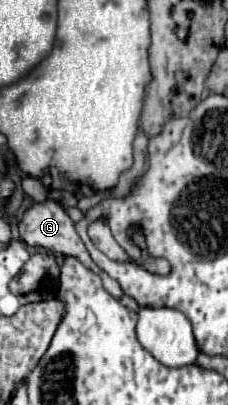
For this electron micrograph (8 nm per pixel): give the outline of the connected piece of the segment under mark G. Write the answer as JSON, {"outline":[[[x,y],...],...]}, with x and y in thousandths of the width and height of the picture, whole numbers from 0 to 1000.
{"outline":[[[202,494],[202,499],[149,504],[132,519],[105,523],[105,538],[88,543],[88,588],[96,588],[123,607],[158,607],[158,612],[193,612],[193,617],[211,617],[211,622],[254,622],[254,627],[298,627],[298,632],[342,637],[386,667],[404,667],[412,677],[430,677],[430,681],[447,686],[465,721],[482,721],[500,736],[526,736],[526,731],[544,726],[535,711],[526,711],[526,701],[518,701],[500,686],[482,686],[447,662],[430,662],[430,657],[412,652],[412,642],[395,637],[395,627],[386,627],[386,617],[377,617],[368,598],[351,593],[351,583],[342,583],[342,573],[333,573],[325,558],[333,558],[333,553],[307,543],[307,533],[289,528],[289,519],[272,514],[263,499],[246,499],[246,494]]]}

